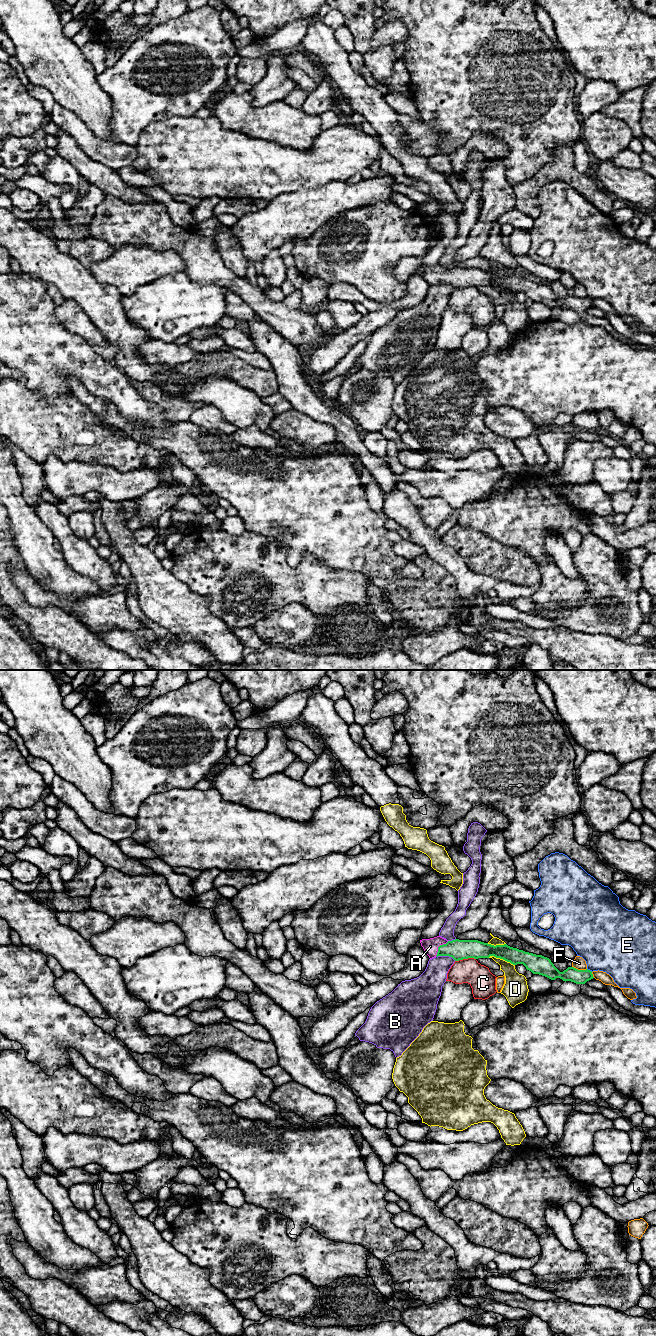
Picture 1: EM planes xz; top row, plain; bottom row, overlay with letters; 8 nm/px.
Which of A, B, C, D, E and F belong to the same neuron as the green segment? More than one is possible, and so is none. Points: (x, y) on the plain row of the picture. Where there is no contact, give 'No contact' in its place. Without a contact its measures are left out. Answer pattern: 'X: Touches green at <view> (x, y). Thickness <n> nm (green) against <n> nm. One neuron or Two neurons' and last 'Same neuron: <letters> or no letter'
A: Touches green at xz (439, 274). Thickness 160 nm (green) against 120 nm. One neuron
B: Touches green at xz (446, 283). Thickness 160 nm (green) against 190 nm. Two neurons
C: Touches green at xz (465, 286). Thickness 160 nm (green) against 200 nm. Two neurons
D: Touches green at xz (501, 286). Thickness 150 nm (green) against 180 nm. Two neurons
E: Touches green at xz (589, 298). Thickness 120 nm (green) against 440 nm. Two neurons
F: Touches green at xz (579, 298). Thickness 120 nm (green) against 100 nm. Two neurons
Same neuron: A

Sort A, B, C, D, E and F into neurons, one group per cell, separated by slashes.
A / B / C / D / E / F

